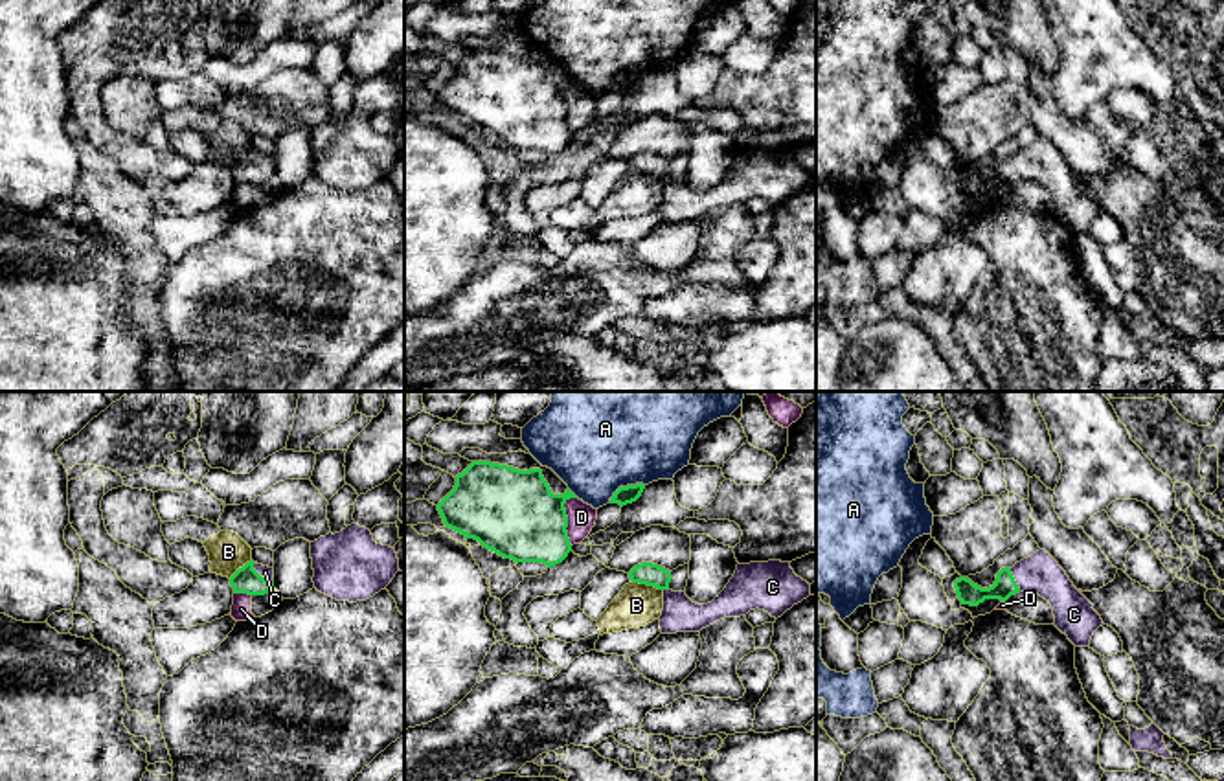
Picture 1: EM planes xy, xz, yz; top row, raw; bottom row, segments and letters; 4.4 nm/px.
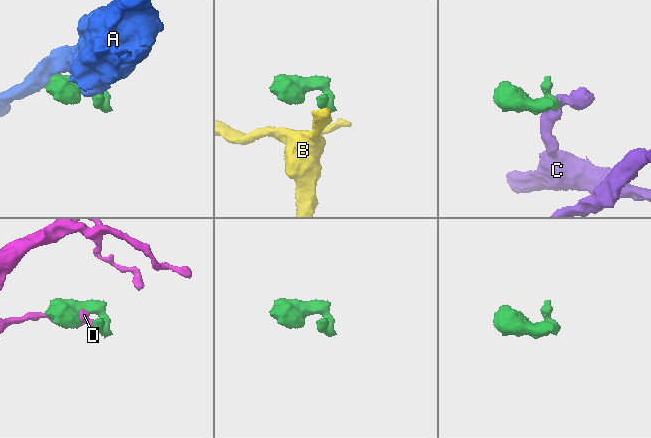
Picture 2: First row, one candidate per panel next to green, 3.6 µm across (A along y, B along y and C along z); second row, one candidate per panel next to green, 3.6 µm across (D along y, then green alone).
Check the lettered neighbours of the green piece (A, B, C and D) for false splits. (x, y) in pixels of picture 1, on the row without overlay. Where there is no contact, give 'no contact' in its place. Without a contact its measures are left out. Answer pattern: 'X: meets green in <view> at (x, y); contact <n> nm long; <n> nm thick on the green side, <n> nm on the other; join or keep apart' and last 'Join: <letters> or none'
A: meets green in xz at (623, 76); contact 180 nm long; 80 nm thick on the green side, 360 nm on the other; keep apart
B: meets green in xz at (647, 173); contact 150 nm long; 100 nm thick on the green side, 190 nm on the other; keep apart
C: meets green in xy at (260, 164); contact 130 nm long; 110 nm thick on the green side, 50 nm on the other; join
D: meets green in xz at (566, 107); contact 220 nm long; 380 nm thick on the green side, 130 nm on the other; keep apart
Join: C

